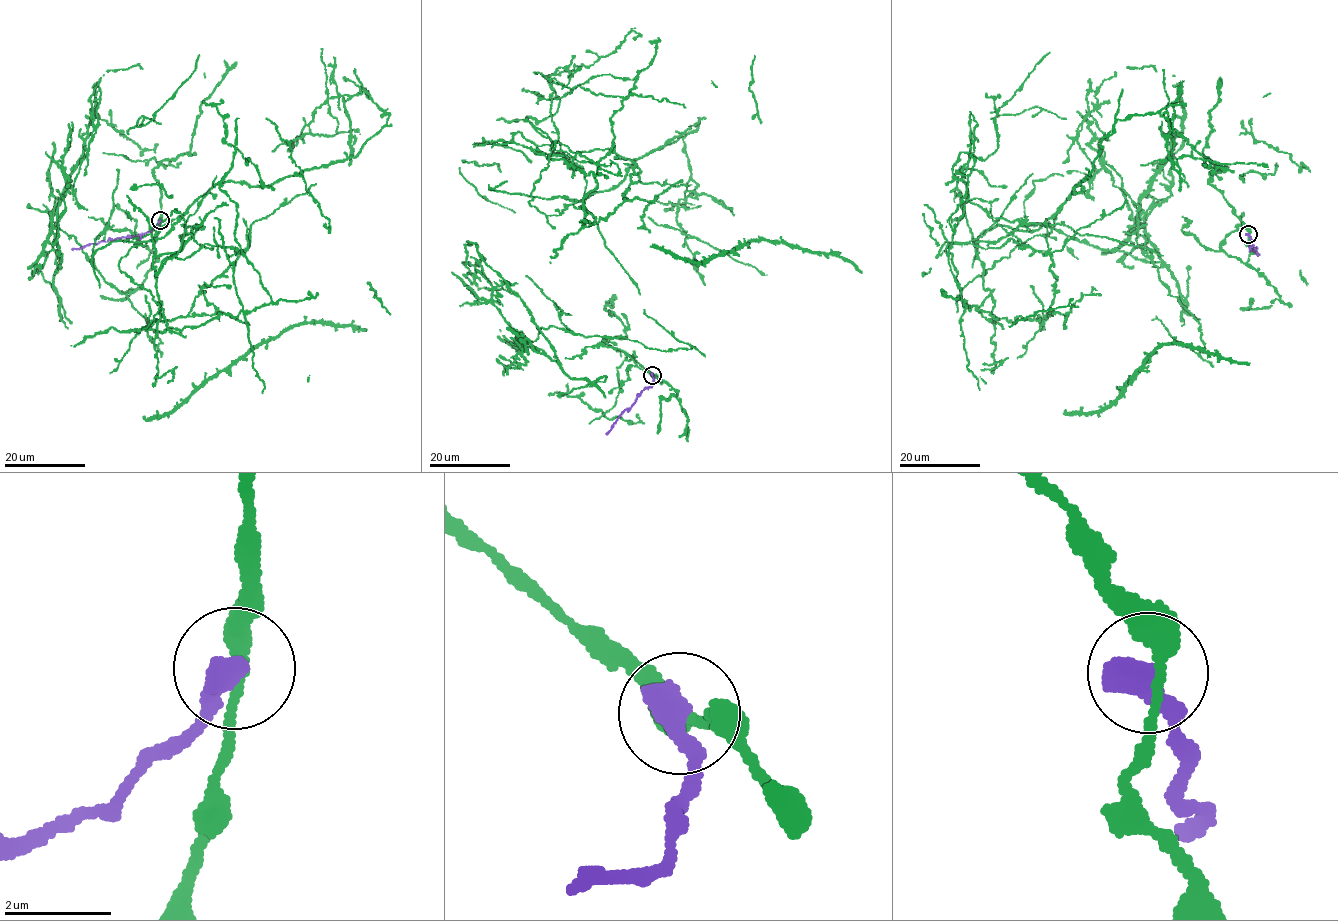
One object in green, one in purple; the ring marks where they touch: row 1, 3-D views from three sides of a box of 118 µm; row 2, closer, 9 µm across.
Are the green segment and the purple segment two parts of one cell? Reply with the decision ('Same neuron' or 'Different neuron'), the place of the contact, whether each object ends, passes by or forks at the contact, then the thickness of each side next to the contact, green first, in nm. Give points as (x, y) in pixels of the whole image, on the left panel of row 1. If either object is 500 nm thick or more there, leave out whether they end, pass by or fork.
Different neuron. Place: (160, 220). Thickness 300 nm (green) against 600 nm

